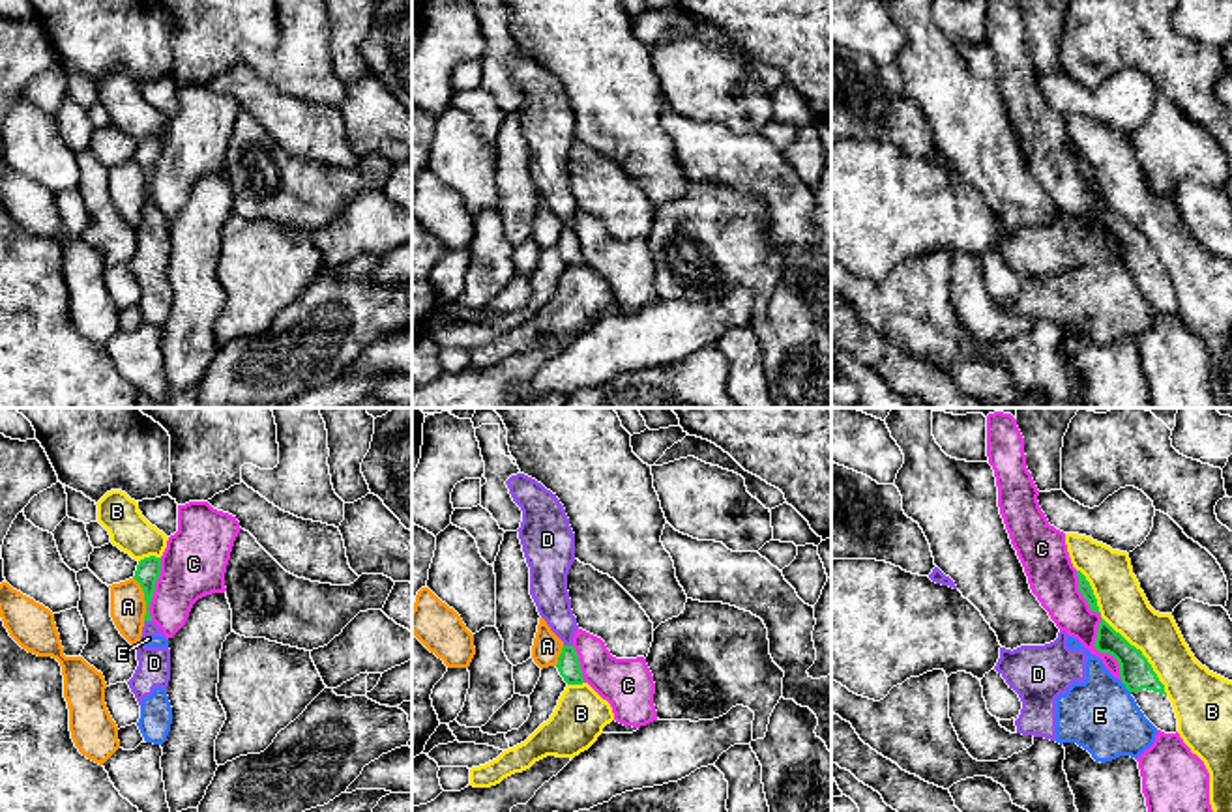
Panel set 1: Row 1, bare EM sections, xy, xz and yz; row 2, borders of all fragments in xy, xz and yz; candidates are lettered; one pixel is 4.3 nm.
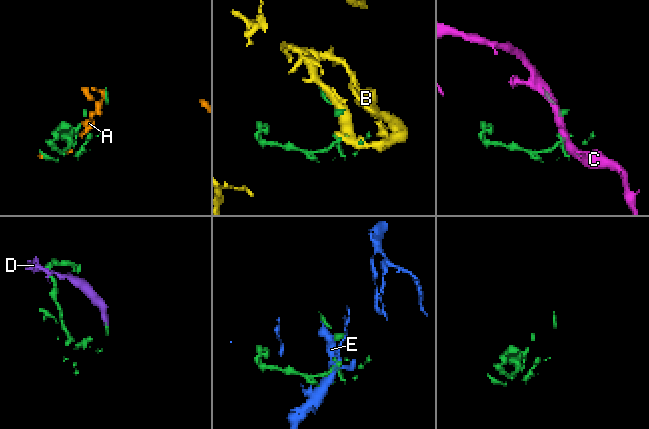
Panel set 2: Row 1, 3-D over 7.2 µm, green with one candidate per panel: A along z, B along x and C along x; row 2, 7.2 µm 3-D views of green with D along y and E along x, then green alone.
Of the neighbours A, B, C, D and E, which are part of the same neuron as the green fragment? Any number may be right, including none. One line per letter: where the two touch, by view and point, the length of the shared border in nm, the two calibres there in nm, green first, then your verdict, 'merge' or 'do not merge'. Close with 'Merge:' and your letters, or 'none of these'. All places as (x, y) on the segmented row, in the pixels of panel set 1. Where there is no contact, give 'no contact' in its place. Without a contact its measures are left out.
A: contact xy (145, 599); length 200 nm; calibres 110 and 160 nm; do not merge
B: contact yz (1141, 653); length 440 nm; calibres 140 and 200 nm; do not merge
C: contact yz (1101, 652); length 280 nm; calibres 140 and 170 nm; do not merge
D: contact xz (568, 646); length 40 nm; calibres 100 and 160 nm; do not merge
E: contact yz (1126, 687); length 70 nm; calibres 140 and 320 nm; do not merge
Merge: none of these

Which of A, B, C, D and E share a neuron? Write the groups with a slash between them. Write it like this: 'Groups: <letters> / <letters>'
Groups: A / B / C / D E

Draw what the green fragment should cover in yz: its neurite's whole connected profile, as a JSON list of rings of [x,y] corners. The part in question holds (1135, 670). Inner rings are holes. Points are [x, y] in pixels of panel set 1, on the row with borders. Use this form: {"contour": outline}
{"contour": [[[1103,617],[1097,627],[1093,647],[1099,653],[1108,653],[1118,660],[1122,683],[1131,692],[1144,717],[1157,730],[1176,733],[1178,718],[1172,702],[1142,651],[1131,645]]]}

